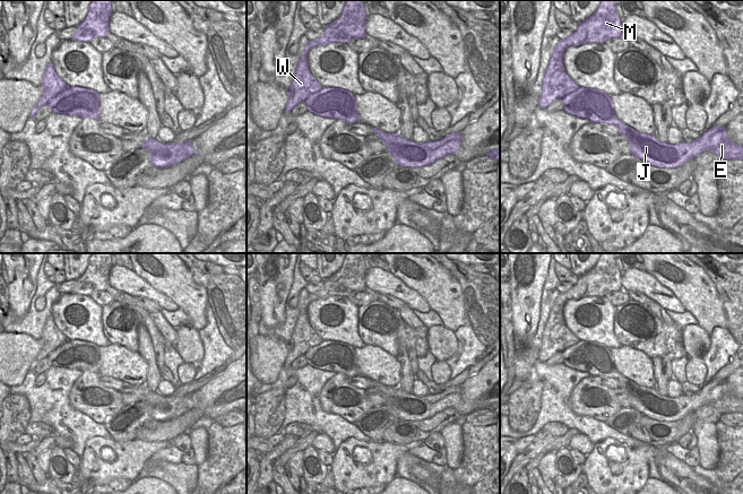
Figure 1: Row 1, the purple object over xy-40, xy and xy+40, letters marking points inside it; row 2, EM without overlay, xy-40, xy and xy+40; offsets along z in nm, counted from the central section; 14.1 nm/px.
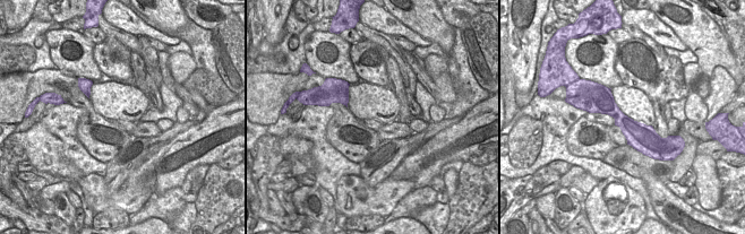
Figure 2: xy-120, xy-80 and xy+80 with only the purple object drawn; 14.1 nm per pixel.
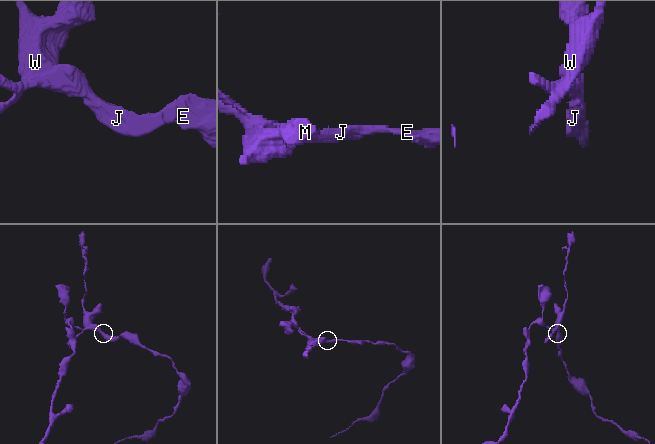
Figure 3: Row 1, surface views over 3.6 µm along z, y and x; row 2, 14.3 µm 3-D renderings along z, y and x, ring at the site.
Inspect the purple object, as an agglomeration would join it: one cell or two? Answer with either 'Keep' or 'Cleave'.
Cleave.

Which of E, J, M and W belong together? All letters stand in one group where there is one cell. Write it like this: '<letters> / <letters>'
E J / M W

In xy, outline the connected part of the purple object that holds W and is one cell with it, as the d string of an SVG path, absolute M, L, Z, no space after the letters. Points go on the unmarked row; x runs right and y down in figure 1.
M347 253L340 269L323 279L323 288L317 293L309 294L300 311L292 338L288 343L288 354L285 365L290 366L297 357L305 355L312 347L320 345L323 340L310 326L308 305L318 300L329 296L348 296L351 292L364 292L366 268L362 253Z

